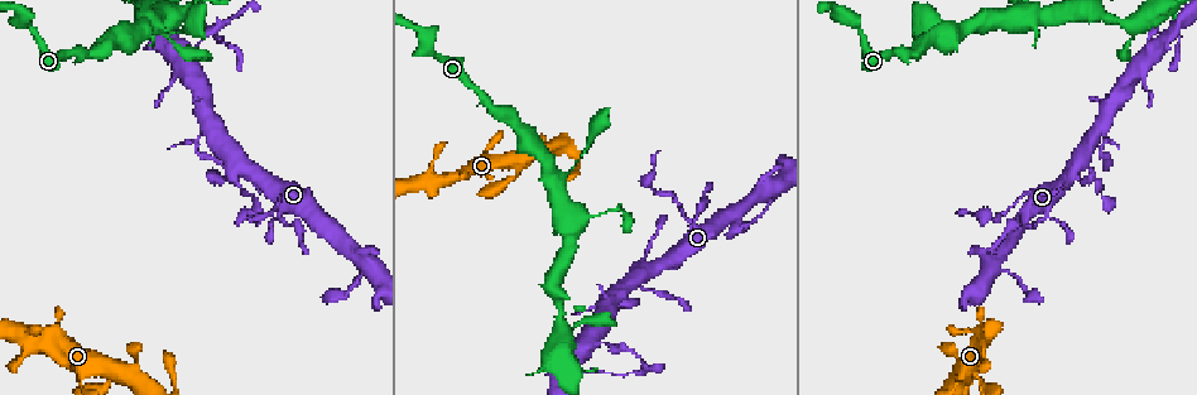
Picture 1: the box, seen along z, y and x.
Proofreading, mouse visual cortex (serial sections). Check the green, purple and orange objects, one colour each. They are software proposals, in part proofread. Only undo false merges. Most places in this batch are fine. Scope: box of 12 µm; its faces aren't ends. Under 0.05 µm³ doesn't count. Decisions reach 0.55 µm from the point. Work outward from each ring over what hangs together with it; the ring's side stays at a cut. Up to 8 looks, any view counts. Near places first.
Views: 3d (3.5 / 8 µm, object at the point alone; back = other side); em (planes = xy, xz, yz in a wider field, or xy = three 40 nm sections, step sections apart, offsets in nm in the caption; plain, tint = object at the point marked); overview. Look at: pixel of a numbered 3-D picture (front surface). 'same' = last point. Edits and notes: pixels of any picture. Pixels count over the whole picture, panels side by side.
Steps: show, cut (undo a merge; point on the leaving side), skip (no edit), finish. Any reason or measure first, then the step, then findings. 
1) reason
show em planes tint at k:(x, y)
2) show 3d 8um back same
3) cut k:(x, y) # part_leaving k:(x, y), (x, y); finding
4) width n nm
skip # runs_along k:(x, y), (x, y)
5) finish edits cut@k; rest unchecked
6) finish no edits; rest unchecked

thick turns thin
show 3d 3.5um at 1:(568, 234)

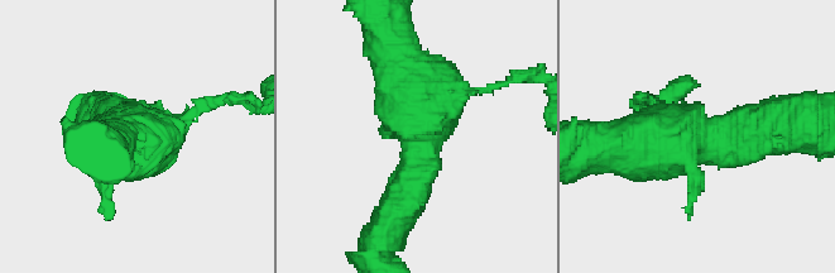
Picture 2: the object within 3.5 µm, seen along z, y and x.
need the tissue
show em xy step 2 tint at 2:(418, 142)

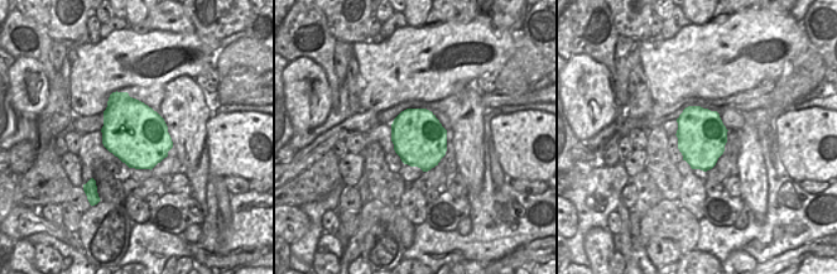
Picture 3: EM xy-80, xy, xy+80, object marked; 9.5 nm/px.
skip # runs_along 2:(390, 29), (417, 104), (409, 188); one cell here

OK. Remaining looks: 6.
sharp bend
show 3d 3.5um at 1:(199, 151)

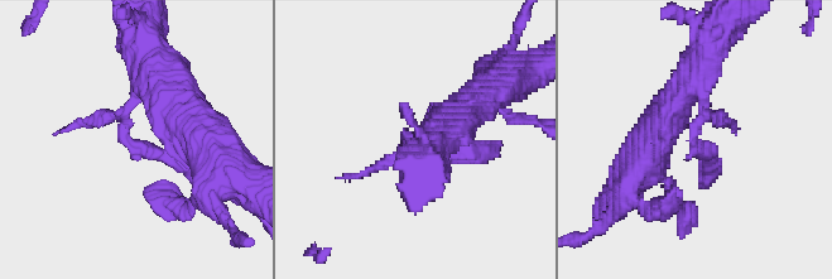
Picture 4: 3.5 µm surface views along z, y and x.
now the EM
show em xy step 2 tint at 4:(409, 136)

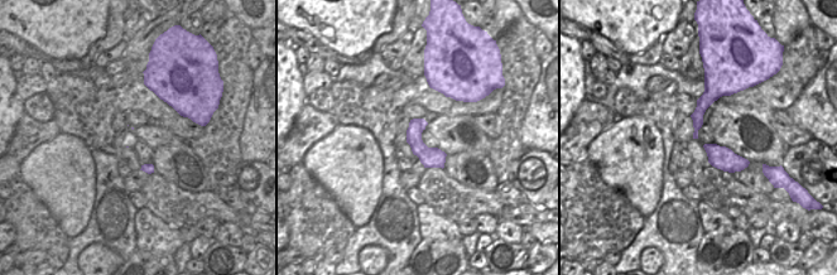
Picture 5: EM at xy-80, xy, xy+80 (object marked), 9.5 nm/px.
show em xy step 3 tint same

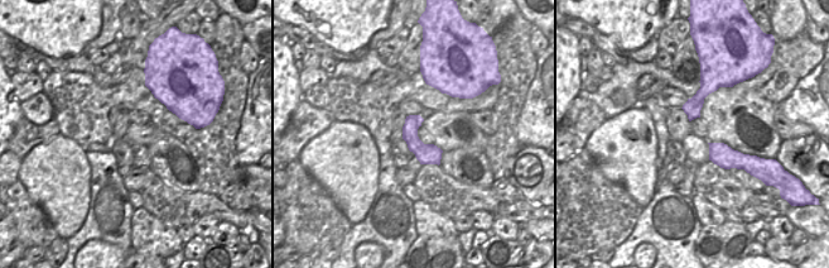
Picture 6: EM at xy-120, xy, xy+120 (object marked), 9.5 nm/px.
skip # runs_along 4:(157, 76), (134, 91), (123, 134), (196, 172); continuous, no second cell

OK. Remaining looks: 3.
a fork
show 3d 3.5um at 1:(598, 345)

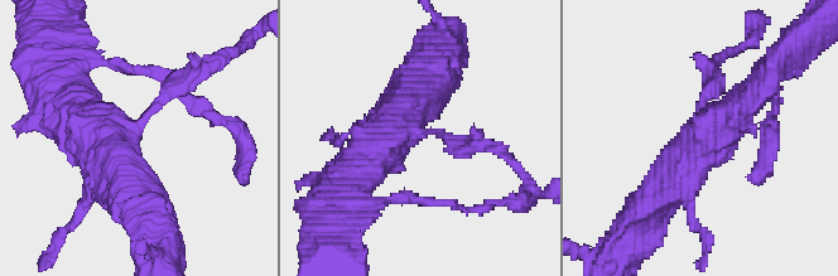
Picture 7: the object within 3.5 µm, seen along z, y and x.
now the EM
show em xy step 1 tint at 7:(132, 133)

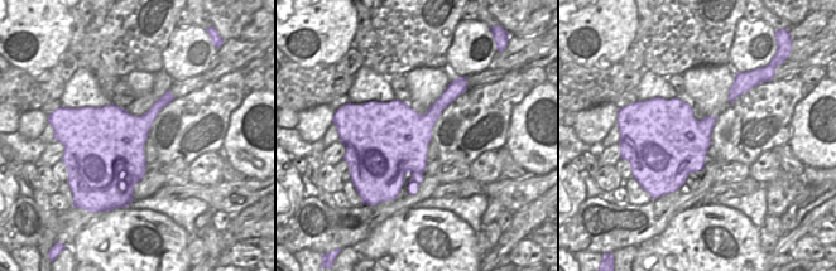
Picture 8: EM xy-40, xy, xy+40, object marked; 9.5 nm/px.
skip # runs_along 7:(649, 207), (755, 91); all the same cell

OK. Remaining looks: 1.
finish no edits; rest unchecked

